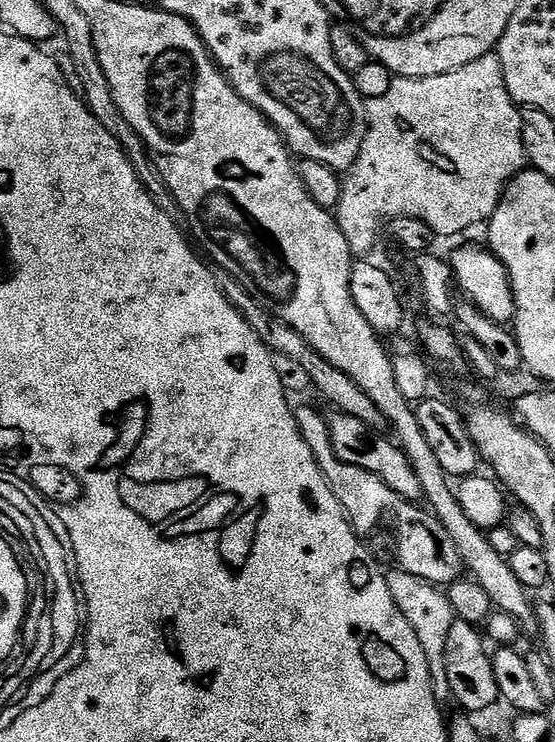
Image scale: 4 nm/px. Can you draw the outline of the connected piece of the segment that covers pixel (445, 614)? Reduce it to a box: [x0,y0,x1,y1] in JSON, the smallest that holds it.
[387,571,457,702]

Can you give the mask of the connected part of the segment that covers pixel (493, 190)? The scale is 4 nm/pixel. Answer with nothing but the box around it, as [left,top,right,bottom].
[334,54,526,258]

